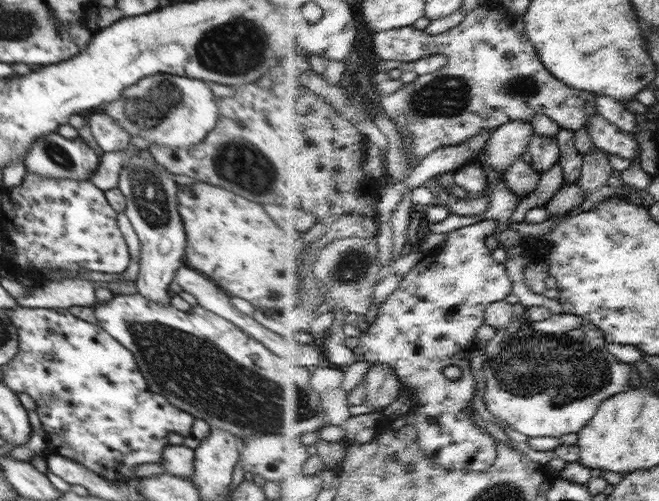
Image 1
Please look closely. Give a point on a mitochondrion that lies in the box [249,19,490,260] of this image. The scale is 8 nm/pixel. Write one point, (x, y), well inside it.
(447, 96)

